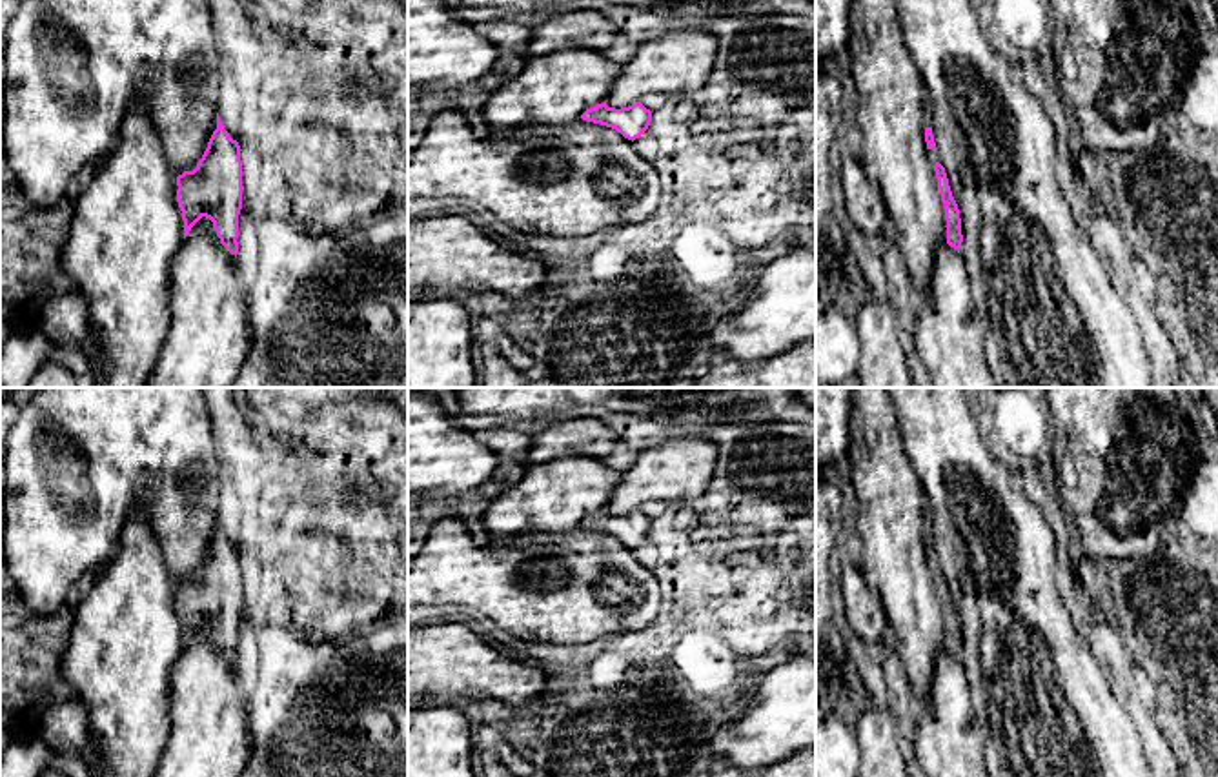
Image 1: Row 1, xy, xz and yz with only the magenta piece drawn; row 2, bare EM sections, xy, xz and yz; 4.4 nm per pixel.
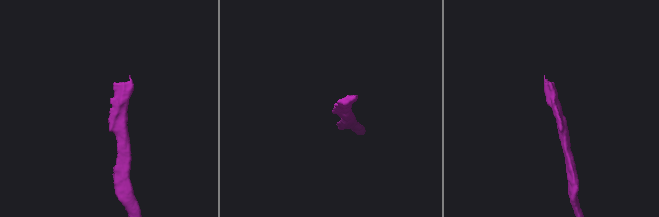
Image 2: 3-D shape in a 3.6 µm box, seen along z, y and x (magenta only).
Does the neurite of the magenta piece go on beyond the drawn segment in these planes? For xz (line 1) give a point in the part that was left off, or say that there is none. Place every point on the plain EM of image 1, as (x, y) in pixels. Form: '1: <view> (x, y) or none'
1: none

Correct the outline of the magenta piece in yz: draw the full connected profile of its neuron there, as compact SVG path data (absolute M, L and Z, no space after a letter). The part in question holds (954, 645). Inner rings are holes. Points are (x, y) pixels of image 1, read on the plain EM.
M930 508L925 510L923 533L925 533L925 550L927 550L927 557L929 557L927 562L929 562L930 570L934 571L938 597L939 597L941 610L945 615L947 651L954 657L959 657L961 650L963 650L961 626L959 626L958 611L956 611L950 593L949 593L945 575L941 573L941 566L936 557L936 550L934 550L934 542L932 542L932 511L930 511Z

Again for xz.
M604 510L586 517L581 522L583 528L601 531L615 537L628 548L639 546L652 530L652 519L646 517L641 510L635 510L628 515L608 515Z

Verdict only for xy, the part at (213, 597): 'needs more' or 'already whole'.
already whole

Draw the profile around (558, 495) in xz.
M584 455L528 466L515 486L490 502L484 526L493 540L572 531L606 508L621 477L623 471Z

